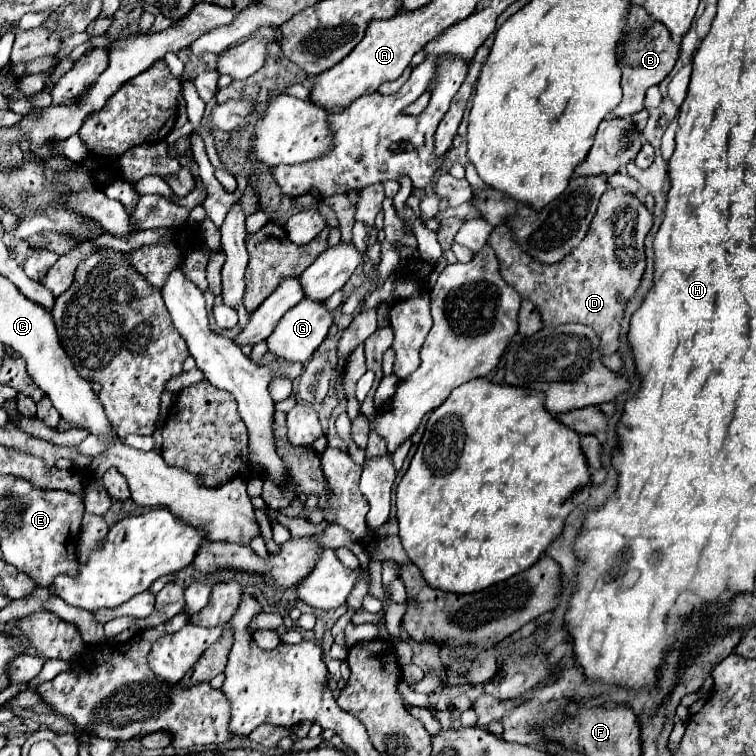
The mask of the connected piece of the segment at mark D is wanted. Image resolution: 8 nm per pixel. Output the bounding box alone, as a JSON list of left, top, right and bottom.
[488,189,652,355]

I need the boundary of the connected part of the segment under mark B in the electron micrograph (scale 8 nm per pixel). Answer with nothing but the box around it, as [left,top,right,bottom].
[612,5,680,117]

